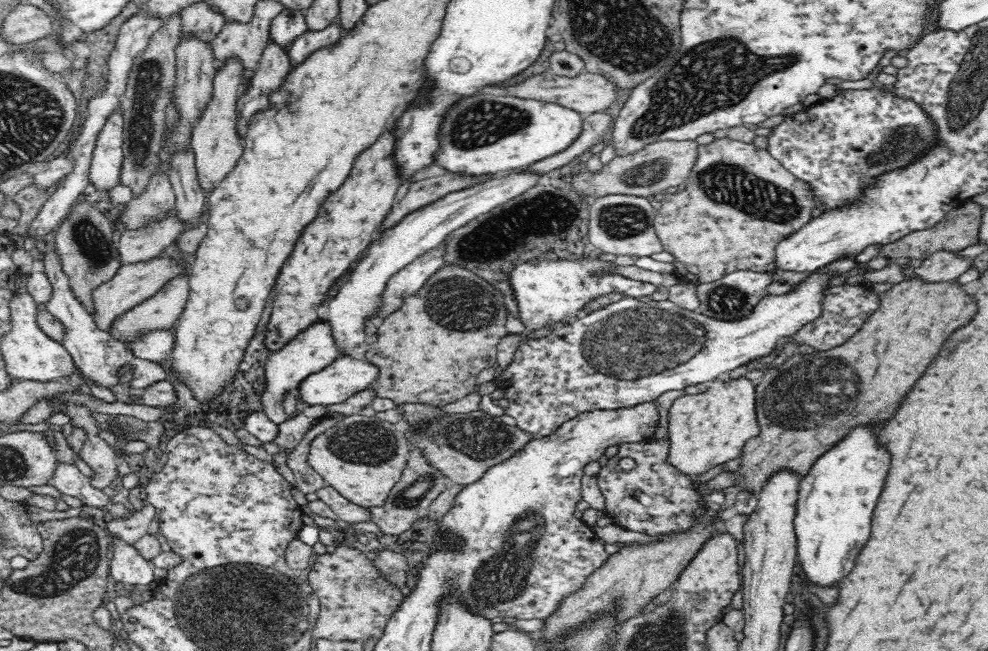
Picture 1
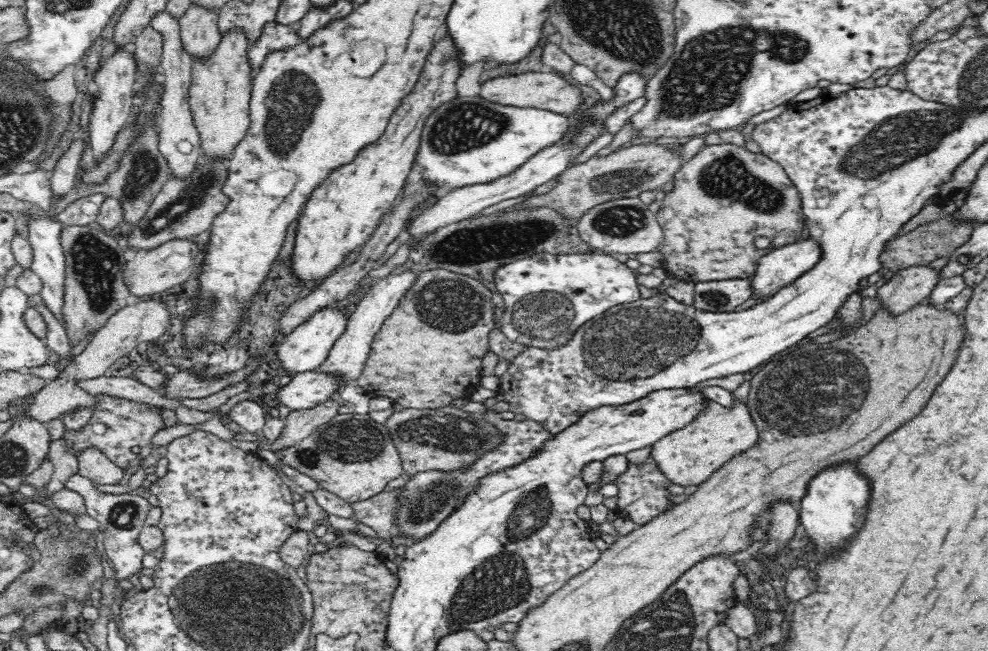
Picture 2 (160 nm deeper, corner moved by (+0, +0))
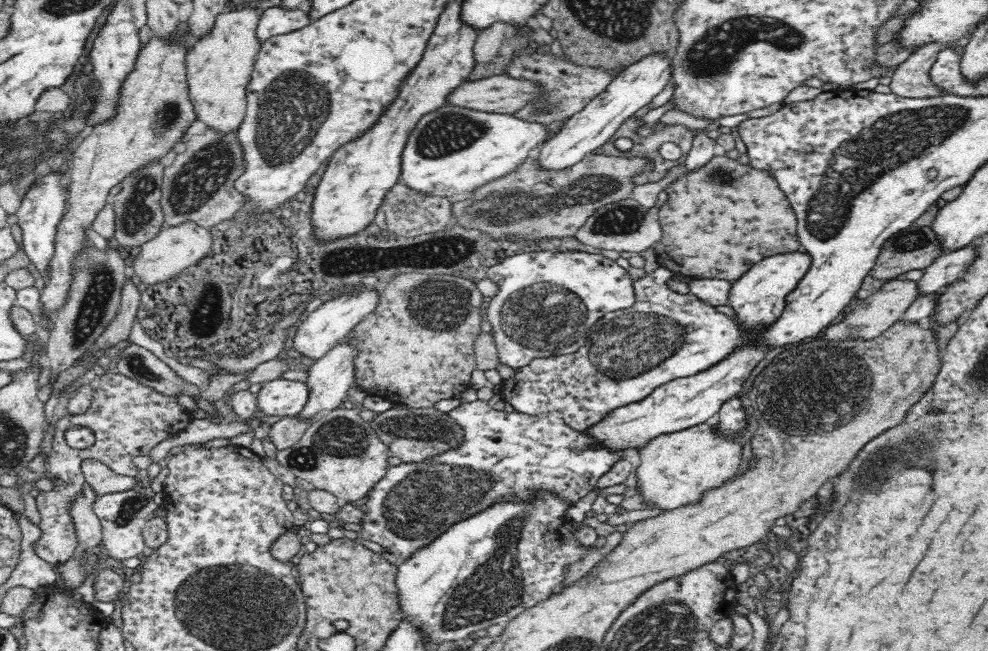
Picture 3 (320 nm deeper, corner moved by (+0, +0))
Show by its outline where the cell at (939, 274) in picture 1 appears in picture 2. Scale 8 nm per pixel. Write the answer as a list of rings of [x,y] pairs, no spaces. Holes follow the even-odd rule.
[[[927,266],[902,269],[877,289],[879,308],[892,316],[903,315],[922,303],[938,284],[938,270]]]

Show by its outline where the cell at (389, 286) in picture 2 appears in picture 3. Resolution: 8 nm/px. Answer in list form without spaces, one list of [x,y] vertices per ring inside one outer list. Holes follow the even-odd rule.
[[[336,345],[313,365],[309,366],[306,382],[306,385],[308,385],[308,400],[306,400],[302,410],[296,414],[298,421],[314,420],[318,413],[331,411],[342,406],[348,388],[357,385],[356,379],[354,379],[354,363],[352,363],[354,356],[356,356],[356,349],[352,345]]]

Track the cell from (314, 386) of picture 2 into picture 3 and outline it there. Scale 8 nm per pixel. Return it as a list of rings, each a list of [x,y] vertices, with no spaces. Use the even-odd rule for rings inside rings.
[[[284,377],[262,384],[256,410],[265,416],[296,417],[308,400],[308,385]]]

